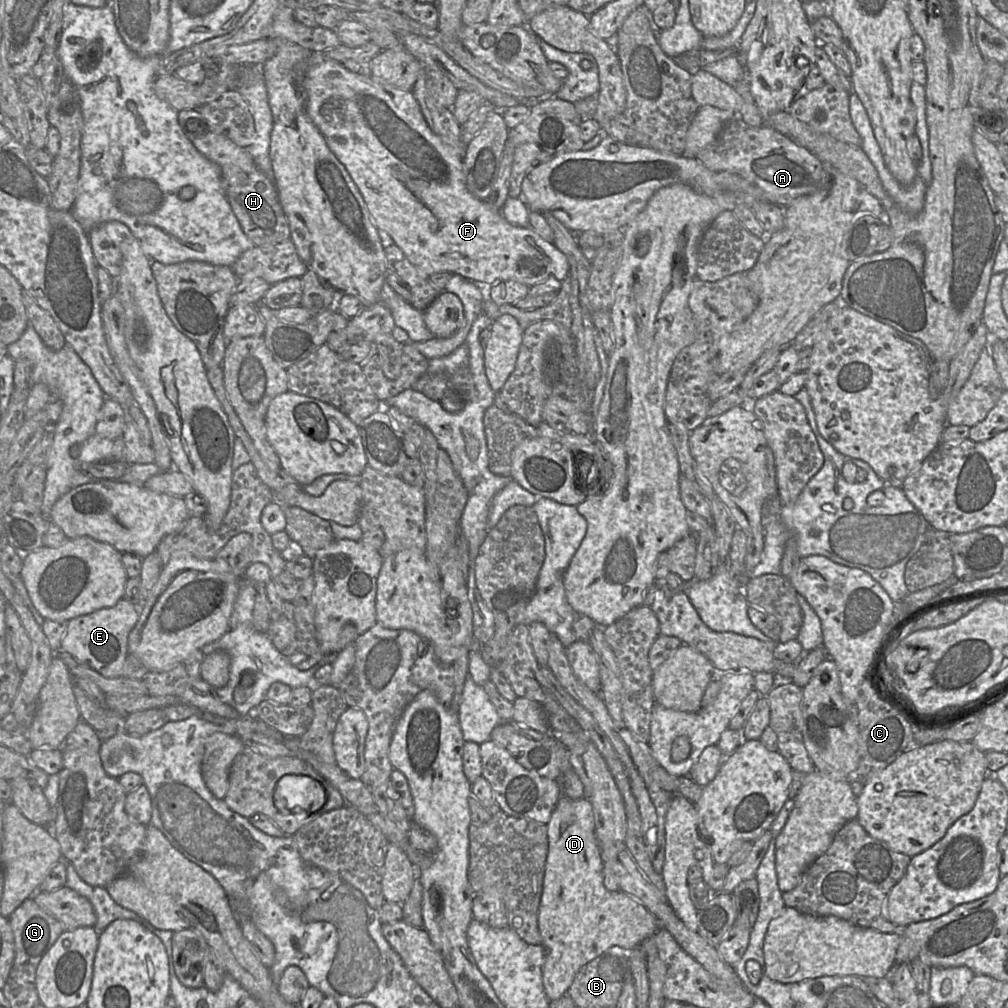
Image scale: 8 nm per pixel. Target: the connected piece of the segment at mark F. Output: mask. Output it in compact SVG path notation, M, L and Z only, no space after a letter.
M331 59L317 60L308 68L303 89L308 117L345 166L378 230L390 236L424 277L448 272L488 285L513 280L529 287L549 279L566 279L570 269L568 258L553 243L528 227L509 223L500 211L469 192L462 158L426 124L411 91L353 73Z

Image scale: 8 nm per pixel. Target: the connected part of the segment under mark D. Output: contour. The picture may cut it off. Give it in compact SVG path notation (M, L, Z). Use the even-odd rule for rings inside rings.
M561 796L547 823L545 864L538 928L545 949L543 986L549 1000L565 996L577 972L611 947L638 948L659 924L645 905L604 886L603 861L595 836L595 814L587 798Z

